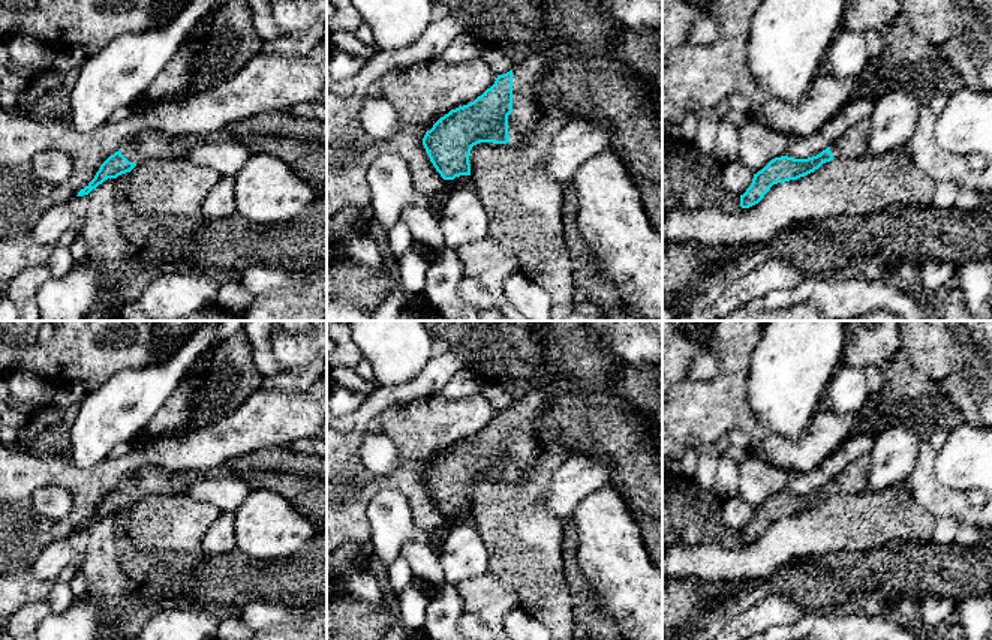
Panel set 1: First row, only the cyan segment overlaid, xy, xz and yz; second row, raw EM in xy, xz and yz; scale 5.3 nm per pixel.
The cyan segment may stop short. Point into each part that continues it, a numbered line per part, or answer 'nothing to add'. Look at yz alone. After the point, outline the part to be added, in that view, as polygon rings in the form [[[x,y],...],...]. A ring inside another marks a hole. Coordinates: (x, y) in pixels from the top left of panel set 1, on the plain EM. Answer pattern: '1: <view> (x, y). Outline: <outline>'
1: yz (853, 478). Outline: [[[865,454],[847,465],[832,481],[833,495],[856,495],[866,490],[871,456]]]

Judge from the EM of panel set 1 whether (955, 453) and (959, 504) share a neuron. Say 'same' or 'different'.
different

